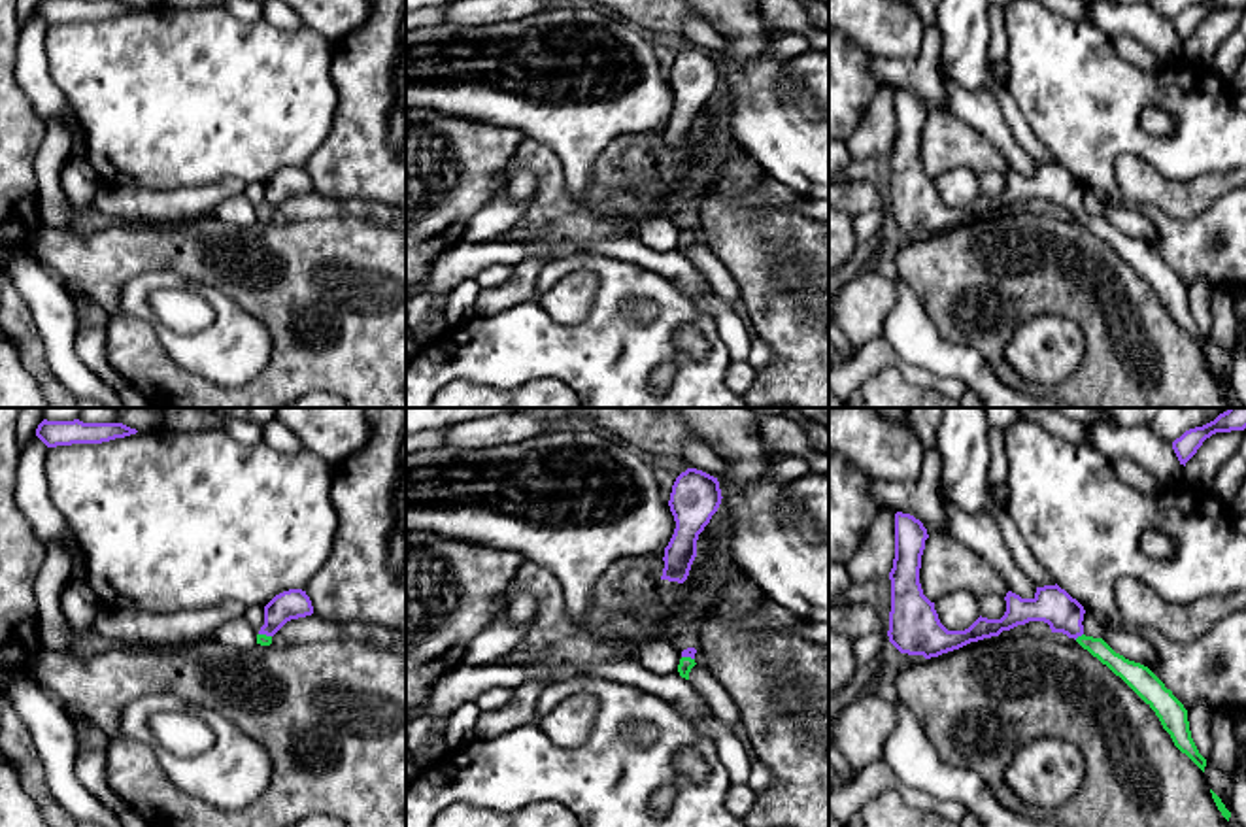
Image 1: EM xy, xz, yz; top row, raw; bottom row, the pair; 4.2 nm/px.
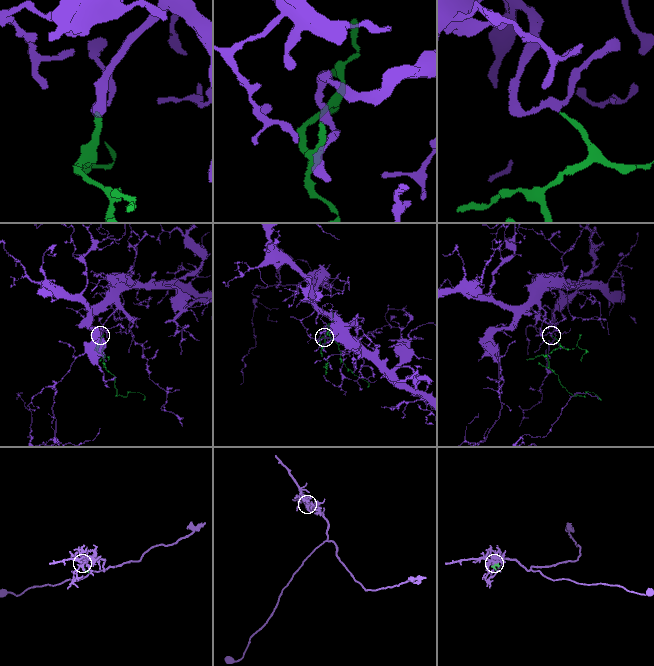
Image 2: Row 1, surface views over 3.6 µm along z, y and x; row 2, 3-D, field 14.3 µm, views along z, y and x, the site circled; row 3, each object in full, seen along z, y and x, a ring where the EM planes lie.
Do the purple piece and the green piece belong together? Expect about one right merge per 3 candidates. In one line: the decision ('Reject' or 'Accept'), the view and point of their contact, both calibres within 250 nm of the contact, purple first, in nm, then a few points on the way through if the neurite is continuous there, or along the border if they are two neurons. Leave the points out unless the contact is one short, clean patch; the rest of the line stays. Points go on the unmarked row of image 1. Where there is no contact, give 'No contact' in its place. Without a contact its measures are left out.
Accept. Touches purple at yz (1078, 212). Thickness 160 nm (purple) against 90 nm. Path across: yz (1052, 182), (1078, 212), (1122, 244)

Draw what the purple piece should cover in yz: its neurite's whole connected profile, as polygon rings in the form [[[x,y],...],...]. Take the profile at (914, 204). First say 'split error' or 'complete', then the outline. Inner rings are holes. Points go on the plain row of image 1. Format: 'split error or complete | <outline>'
split error | [[[895,91],[895,136],[889,149],[891,189],[889,219],[908,232],[925,236],[959,227],[970,219],[999,213],[1029,198],[1044,198],[1052,210],[1074,215],[1084,227],[1120,253],[1159,295],[1174,323],[1186,330],[1203,349],[1206,336],[1199,330],[1187,298],[1187,287],[1170,266],[1144,242],[1116,230],[1103,215],[1084,211],[1084,183],[1065,166],[1055,162],[1036,164],[1033,176],[1021,176],[1008,168],[1006,189],[1001,196],[978,194],[965,208],[948,208],[919,160],[921,132],[927,106],[910,91]]]

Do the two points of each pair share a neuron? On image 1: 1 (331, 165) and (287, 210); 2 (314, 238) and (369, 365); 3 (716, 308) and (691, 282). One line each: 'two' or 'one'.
1: two
2: one
3: one

